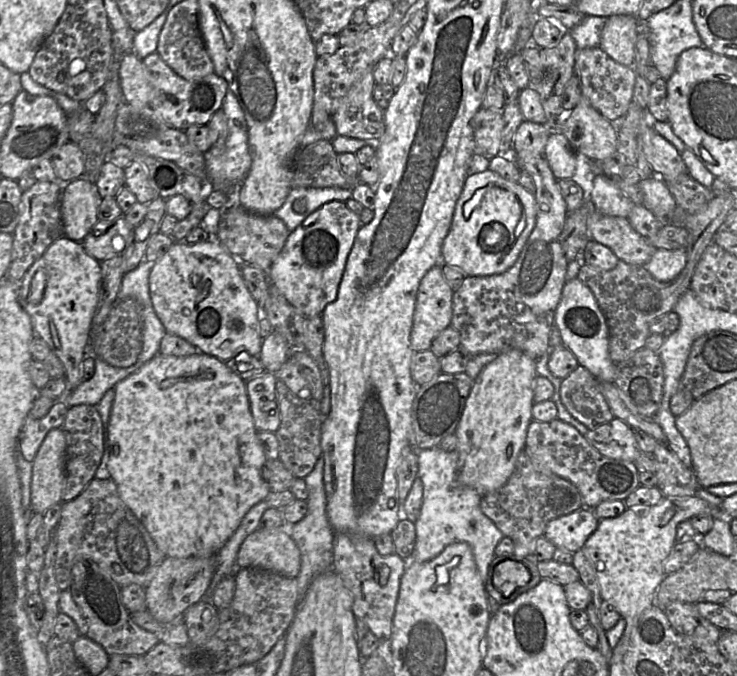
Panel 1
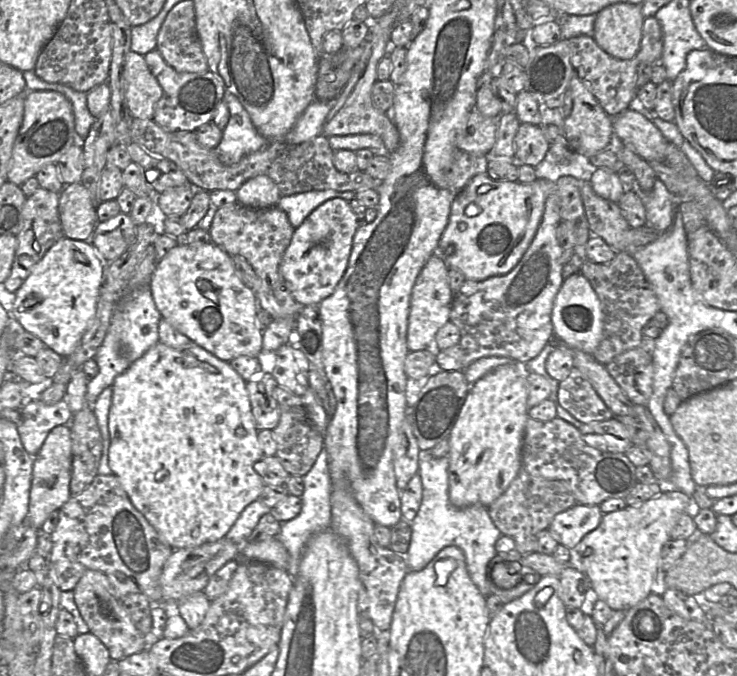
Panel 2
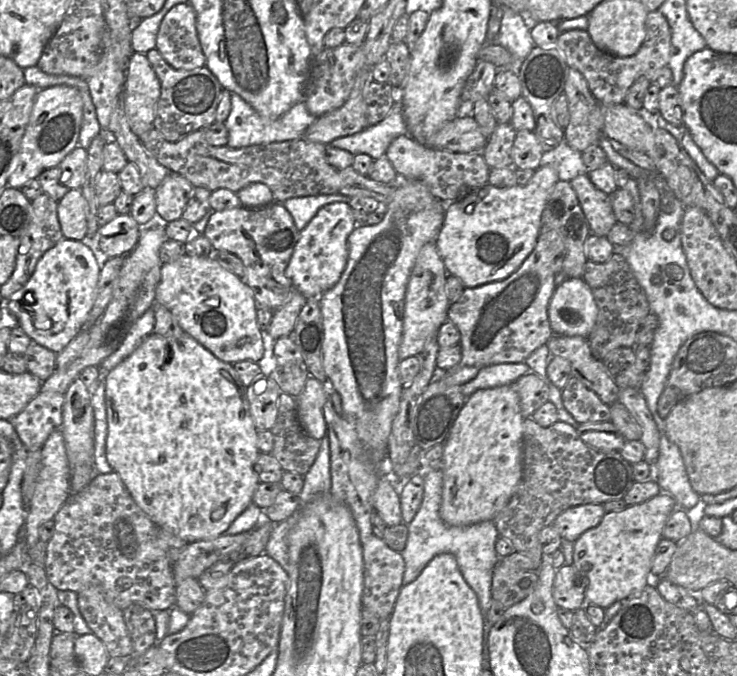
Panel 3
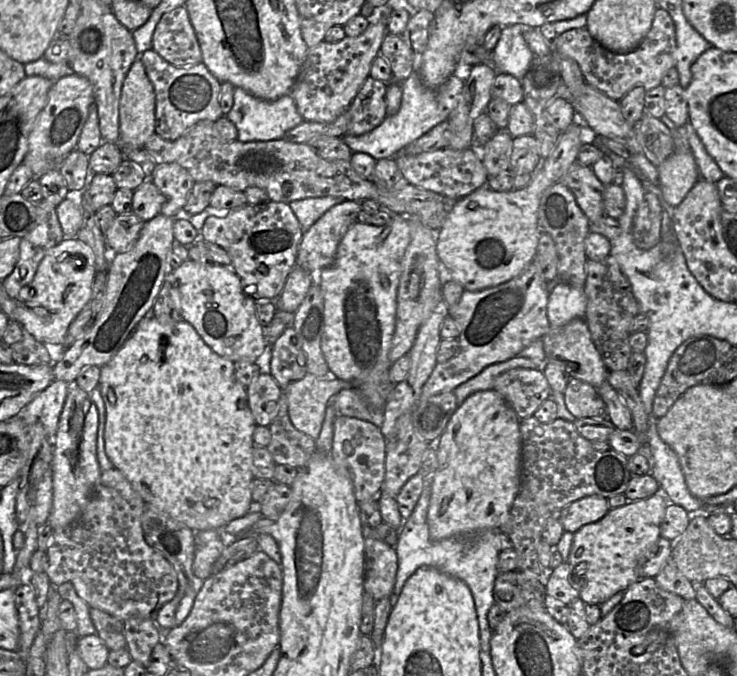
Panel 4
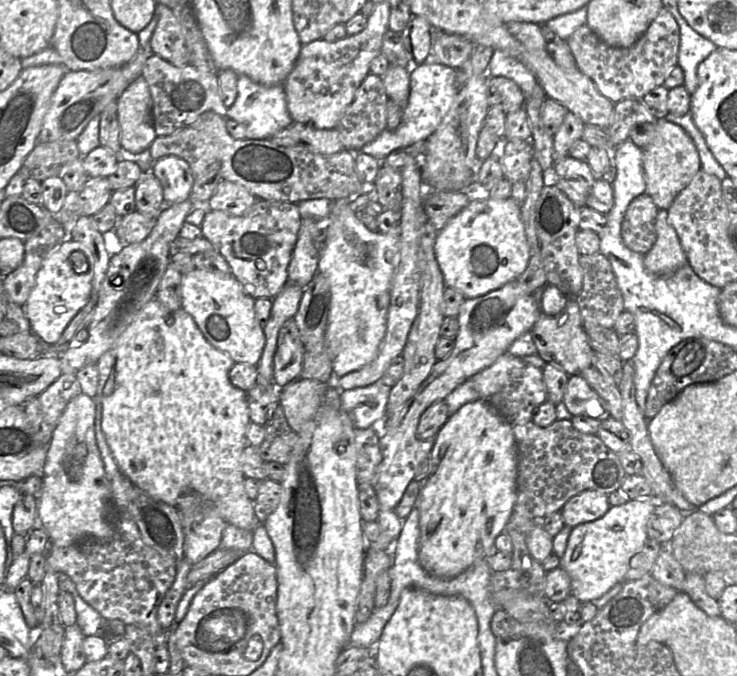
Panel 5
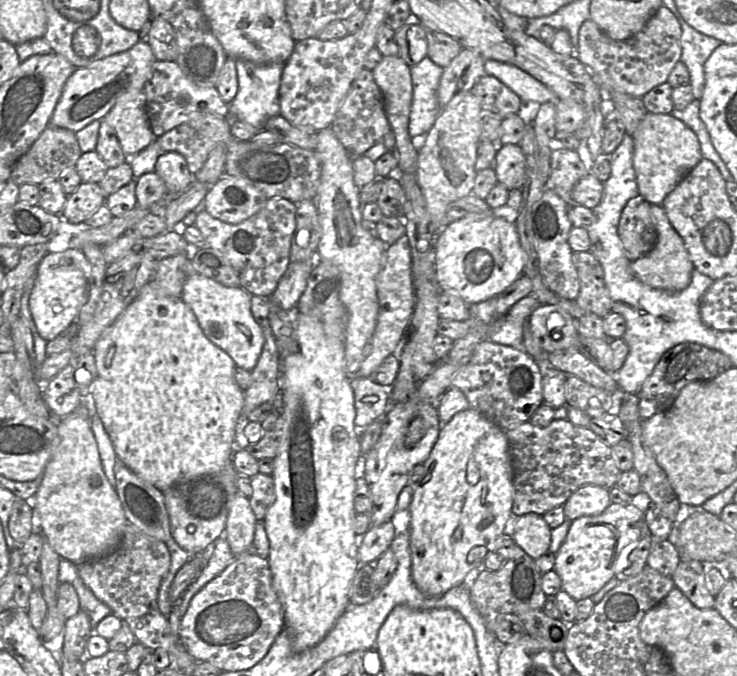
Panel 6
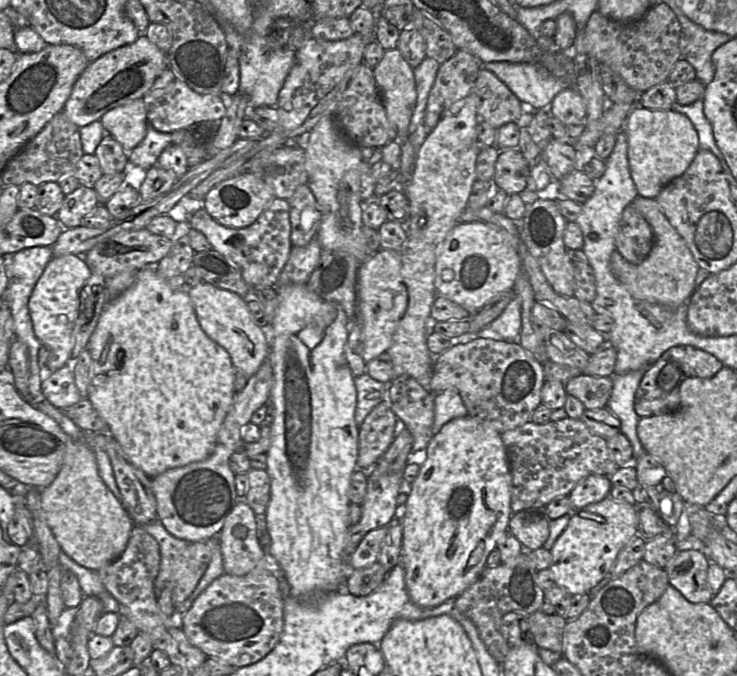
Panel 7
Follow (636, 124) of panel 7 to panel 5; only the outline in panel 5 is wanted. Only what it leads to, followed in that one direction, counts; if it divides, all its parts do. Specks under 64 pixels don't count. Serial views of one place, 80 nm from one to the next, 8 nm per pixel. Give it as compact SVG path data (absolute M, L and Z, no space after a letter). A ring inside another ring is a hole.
M660 118L657 121L655 136L652 142L643 149L642 169L645 177L645 194L648 194L659 209L667 210L675 197L690 183L696 173L701 170L698 150L692 138L678 124Z

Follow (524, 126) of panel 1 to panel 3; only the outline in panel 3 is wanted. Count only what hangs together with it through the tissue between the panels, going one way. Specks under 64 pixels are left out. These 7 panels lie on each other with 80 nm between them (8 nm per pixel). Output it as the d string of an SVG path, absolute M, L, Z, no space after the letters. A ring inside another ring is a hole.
M520 130L516 132L511 148L511 157L515 169L536 170L540 167L543 154L543 148L534 131Z

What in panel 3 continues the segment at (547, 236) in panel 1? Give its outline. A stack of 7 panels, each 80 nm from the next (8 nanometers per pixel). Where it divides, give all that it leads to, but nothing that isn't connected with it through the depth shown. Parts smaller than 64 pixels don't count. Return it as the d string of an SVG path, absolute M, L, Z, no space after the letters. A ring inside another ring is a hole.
M541 226L533 251L516 271L503 280L465 287L461 296L450 304L448 319L460 331L461 359L449 369L435 369L431 381L440 380L448 386L463 385L485 366L524 362L538 347L546 344L553 334L548 305L556 289L554 278Z

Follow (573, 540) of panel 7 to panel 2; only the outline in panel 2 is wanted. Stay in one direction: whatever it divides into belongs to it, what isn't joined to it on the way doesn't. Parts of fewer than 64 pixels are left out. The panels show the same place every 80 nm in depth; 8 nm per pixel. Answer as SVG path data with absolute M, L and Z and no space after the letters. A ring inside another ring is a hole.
M667 491L639 505L603 514L599 526L589 532L574 548L582 557L585 575L599 600L614 611L626 611L656 592L659 560L663 546L671 539L671 531L681 514L689 514L692 497L681 491Z

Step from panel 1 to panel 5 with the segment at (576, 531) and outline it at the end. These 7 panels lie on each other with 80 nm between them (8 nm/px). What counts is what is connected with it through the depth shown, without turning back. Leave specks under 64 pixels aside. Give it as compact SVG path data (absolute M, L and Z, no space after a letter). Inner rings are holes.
M585 490L573 496L561 509L565 525L572 528L604 516L611 508L608 495Z

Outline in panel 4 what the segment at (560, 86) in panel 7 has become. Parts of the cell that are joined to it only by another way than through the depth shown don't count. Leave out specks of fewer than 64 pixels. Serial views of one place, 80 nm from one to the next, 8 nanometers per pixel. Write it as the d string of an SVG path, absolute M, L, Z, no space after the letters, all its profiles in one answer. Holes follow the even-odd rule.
M514 24L502 28L492 51L492 65L497 73L510 74L519 80L526 74L534 56L523 37L527 27L530 26Z

